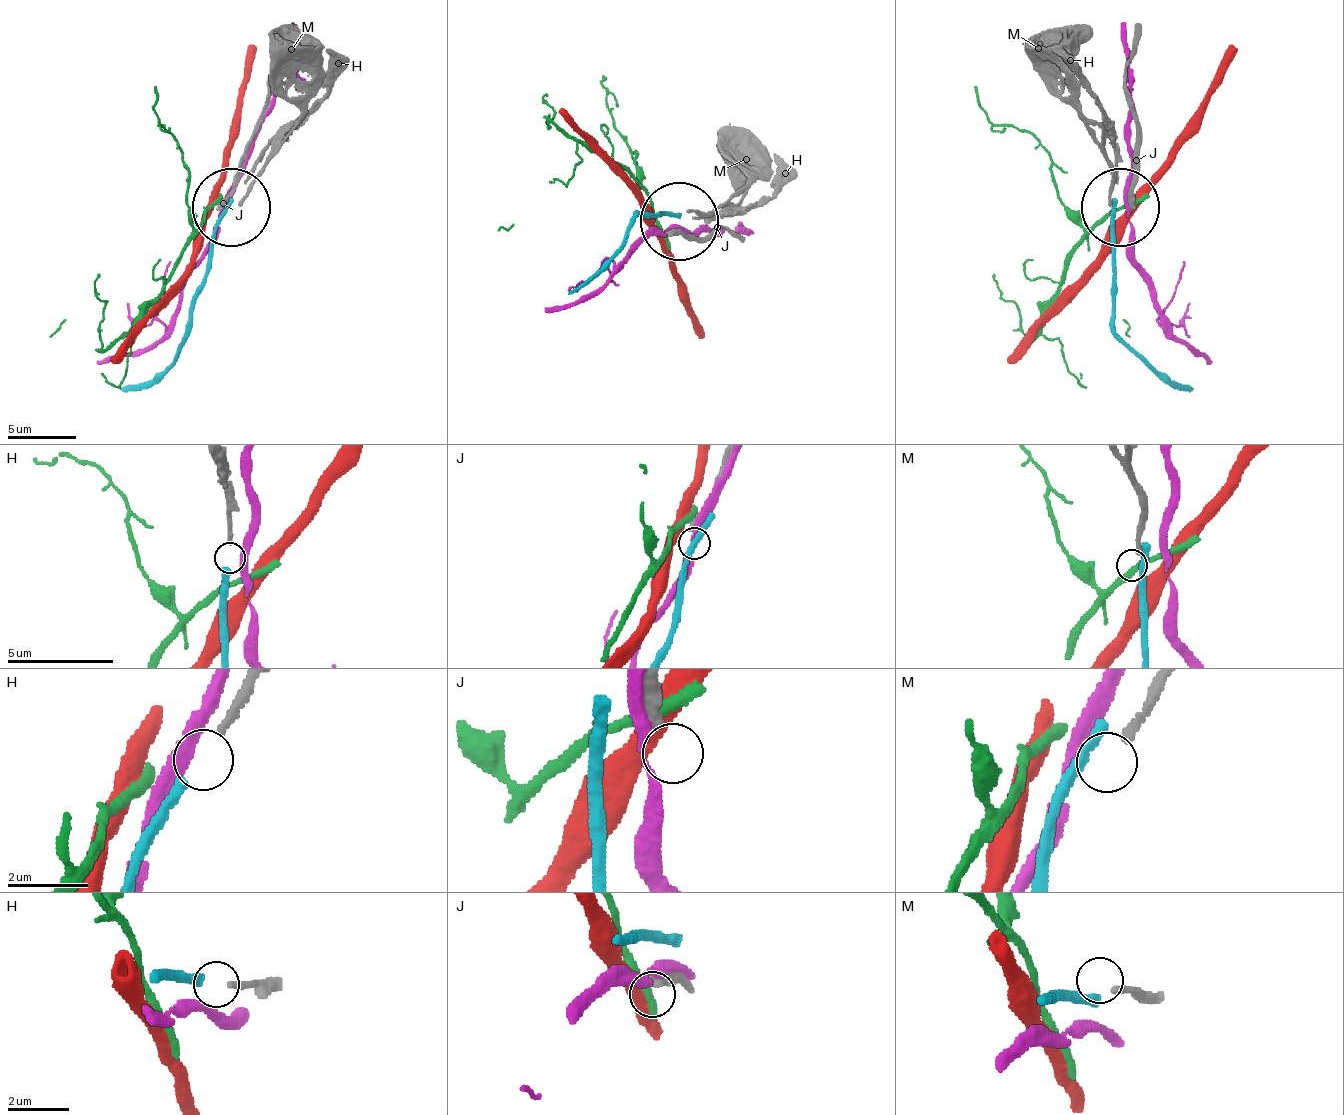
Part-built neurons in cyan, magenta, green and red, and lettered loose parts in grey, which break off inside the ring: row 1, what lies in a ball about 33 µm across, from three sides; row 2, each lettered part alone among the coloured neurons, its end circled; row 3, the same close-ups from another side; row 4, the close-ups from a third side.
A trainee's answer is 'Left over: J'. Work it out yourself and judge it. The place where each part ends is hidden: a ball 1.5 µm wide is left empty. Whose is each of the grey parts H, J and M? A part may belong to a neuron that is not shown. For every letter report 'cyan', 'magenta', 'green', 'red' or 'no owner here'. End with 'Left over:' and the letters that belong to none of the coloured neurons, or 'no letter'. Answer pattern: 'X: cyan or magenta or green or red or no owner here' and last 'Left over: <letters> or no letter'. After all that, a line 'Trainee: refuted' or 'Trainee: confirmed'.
H: cyan
J: no owner here
M: no owner here
Left over: J, M
Trainee: refuted

